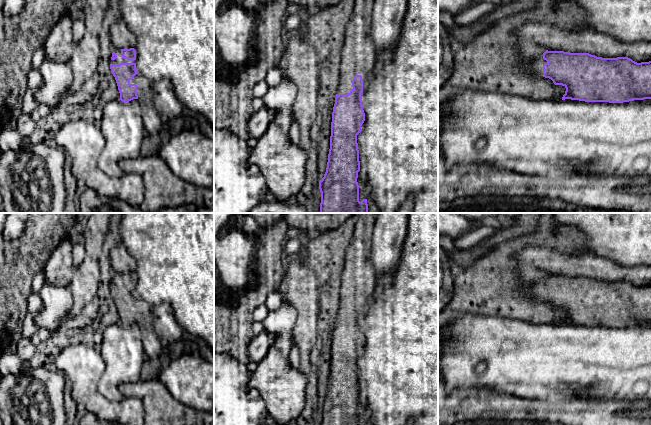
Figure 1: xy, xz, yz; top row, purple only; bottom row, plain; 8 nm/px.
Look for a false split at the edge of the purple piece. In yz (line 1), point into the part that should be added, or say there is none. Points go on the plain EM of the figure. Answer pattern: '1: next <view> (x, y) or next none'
1: next yz (535, 285)

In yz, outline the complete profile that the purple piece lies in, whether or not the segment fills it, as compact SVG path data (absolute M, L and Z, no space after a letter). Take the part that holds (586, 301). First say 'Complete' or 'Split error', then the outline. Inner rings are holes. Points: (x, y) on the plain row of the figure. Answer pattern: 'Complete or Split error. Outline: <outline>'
Split error. Outline: M535 273L521 280L530 292L566 312L562 324L623 327L651 323L651 285L637 287L628 281L602 282L589 277Z

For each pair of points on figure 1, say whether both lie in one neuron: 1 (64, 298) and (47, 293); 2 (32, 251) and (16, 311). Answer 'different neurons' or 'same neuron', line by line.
1: same neuron
2: same neuron

